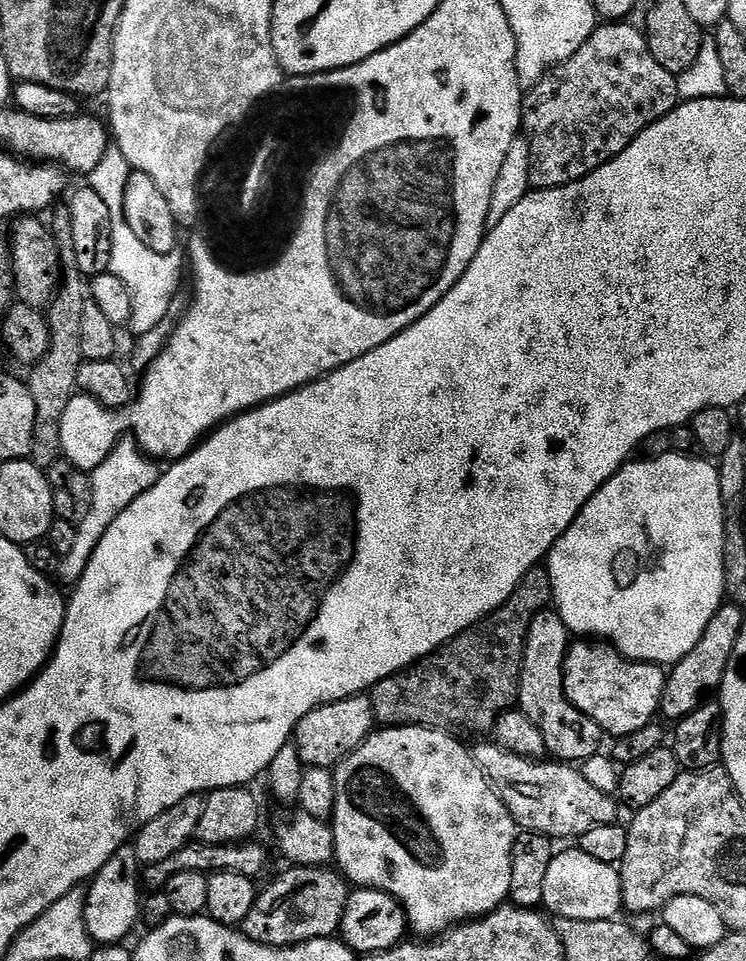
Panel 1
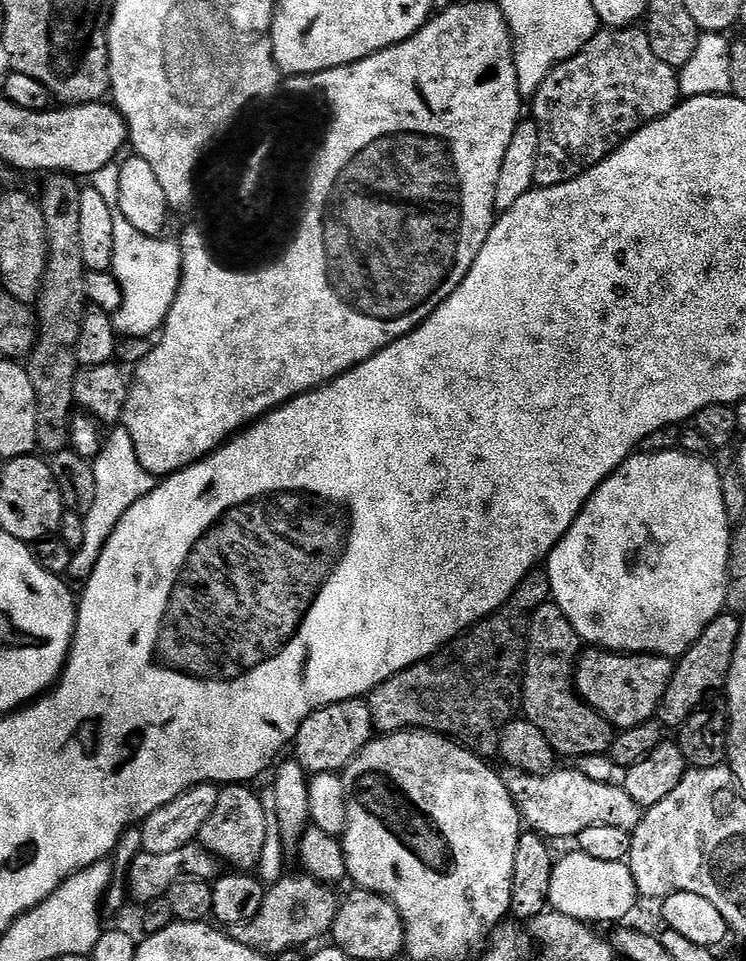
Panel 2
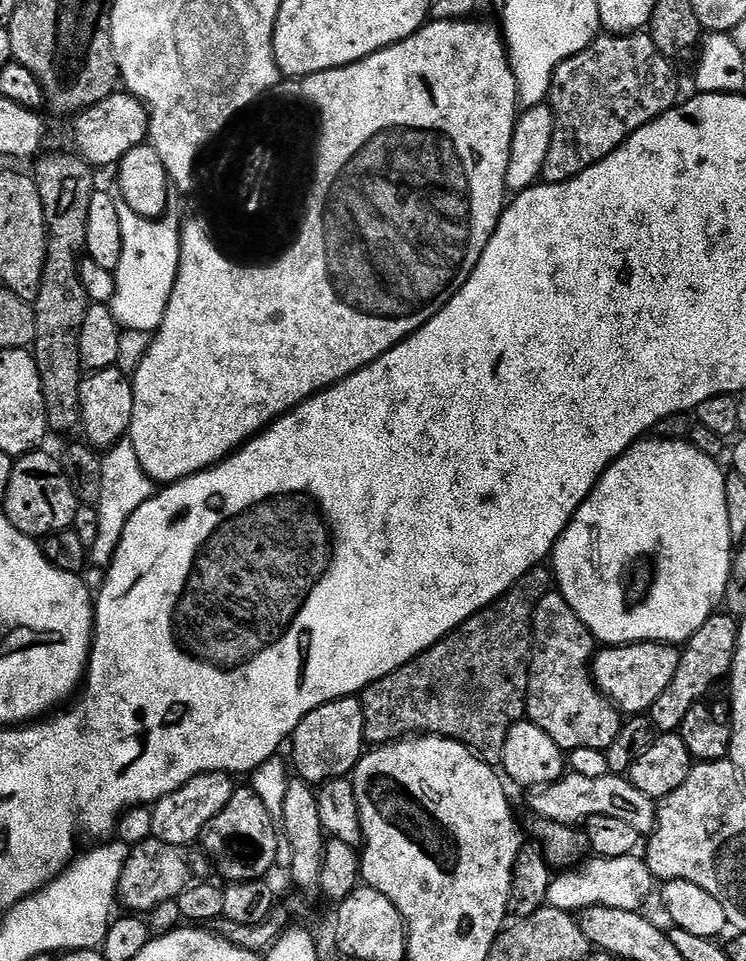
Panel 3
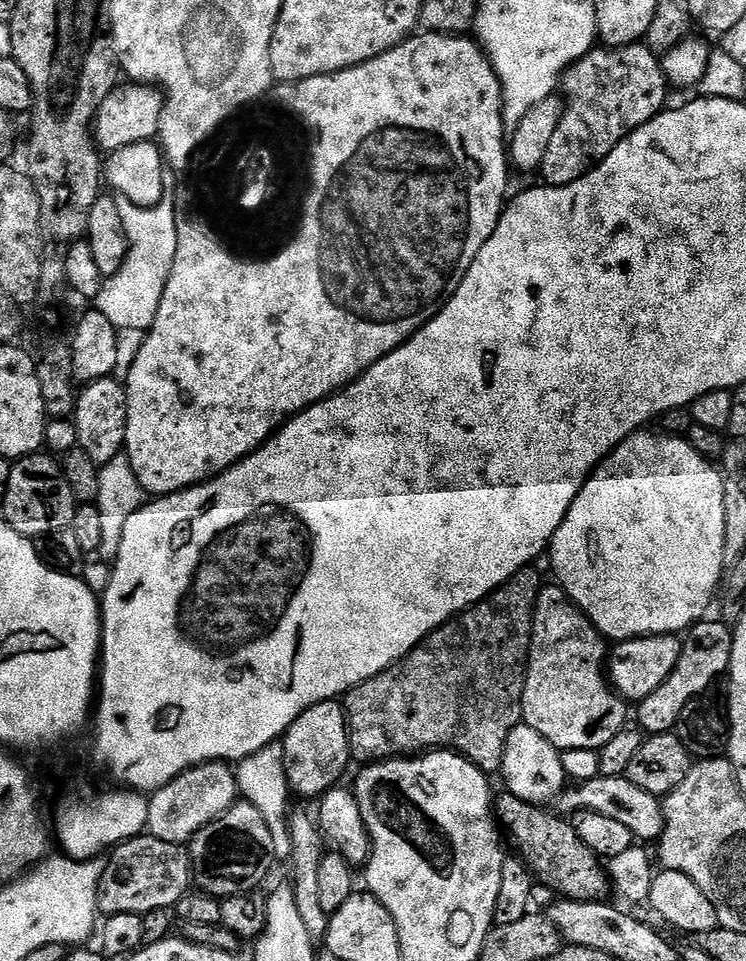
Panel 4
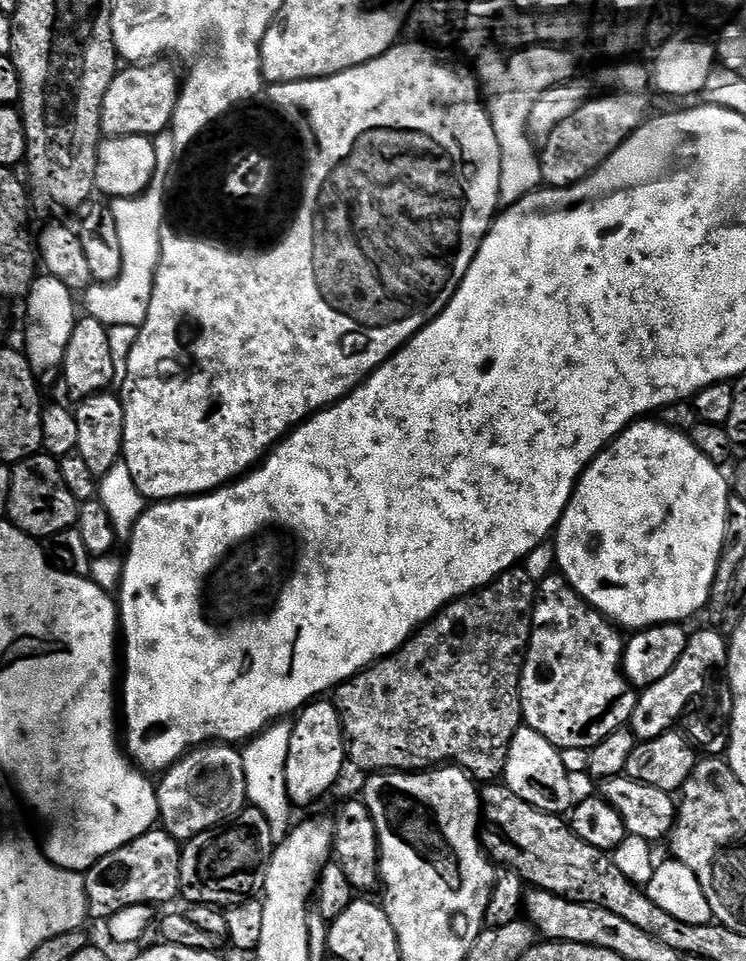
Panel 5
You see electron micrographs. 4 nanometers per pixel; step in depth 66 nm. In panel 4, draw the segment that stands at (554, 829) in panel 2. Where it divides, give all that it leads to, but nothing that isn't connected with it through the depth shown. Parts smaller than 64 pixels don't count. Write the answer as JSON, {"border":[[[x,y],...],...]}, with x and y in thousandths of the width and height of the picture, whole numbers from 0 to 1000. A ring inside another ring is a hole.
{"border":[[[840,806],[834,807],[806,807],[779,815],[772,822],[760,821],[752,825],[745,839],[755,848],[764,849],[777,844],[791,844],[823,851],[834,855],[834,860],[845,863],[854,875],[874,874],[883,875],[890,867],[890,839],[889,836],[866,822],[850,818],[842,813]]]}

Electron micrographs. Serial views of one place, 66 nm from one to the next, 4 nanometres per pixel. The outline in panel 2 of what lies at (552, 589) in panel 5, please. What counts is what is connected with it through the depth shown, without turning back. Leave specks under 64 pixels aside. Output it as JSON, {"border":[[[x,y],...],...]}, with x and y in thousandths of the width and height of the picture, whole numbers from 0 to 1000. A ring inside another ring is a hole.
{"border":[[[731,626],[713,638],[710,642],[710,662],[713,658],[713,691],[718,694],[718,703],[713,703],[702,712],[702,737],[713,741],[718,737],[717,748],[724,750],[731,763],[737,761],[755,762],[751,771],[744,771],[747,784],[763,783],[767,787],[799,787],[803,783],[814,784],[823,769],[822,759],[814,749],[790,737],[769,719],[765,707],[756,704],[756,662],[759,658],[755,648],[740,646],[743,633]]]}

